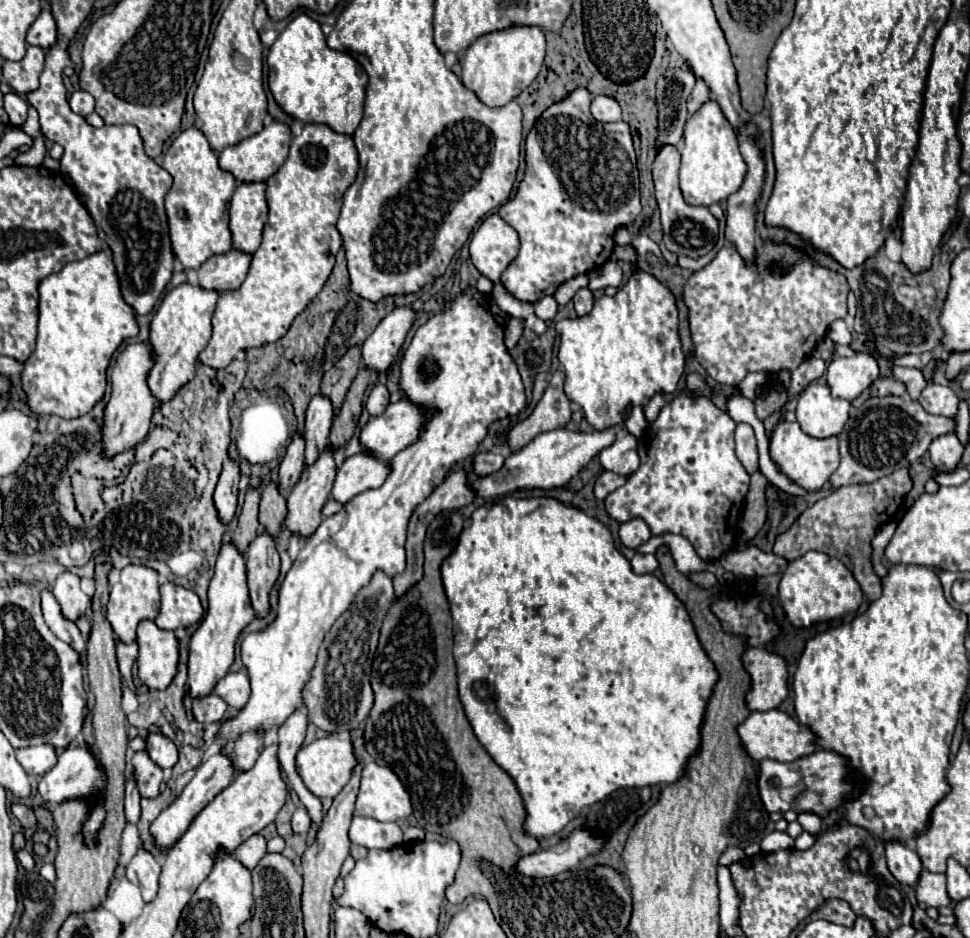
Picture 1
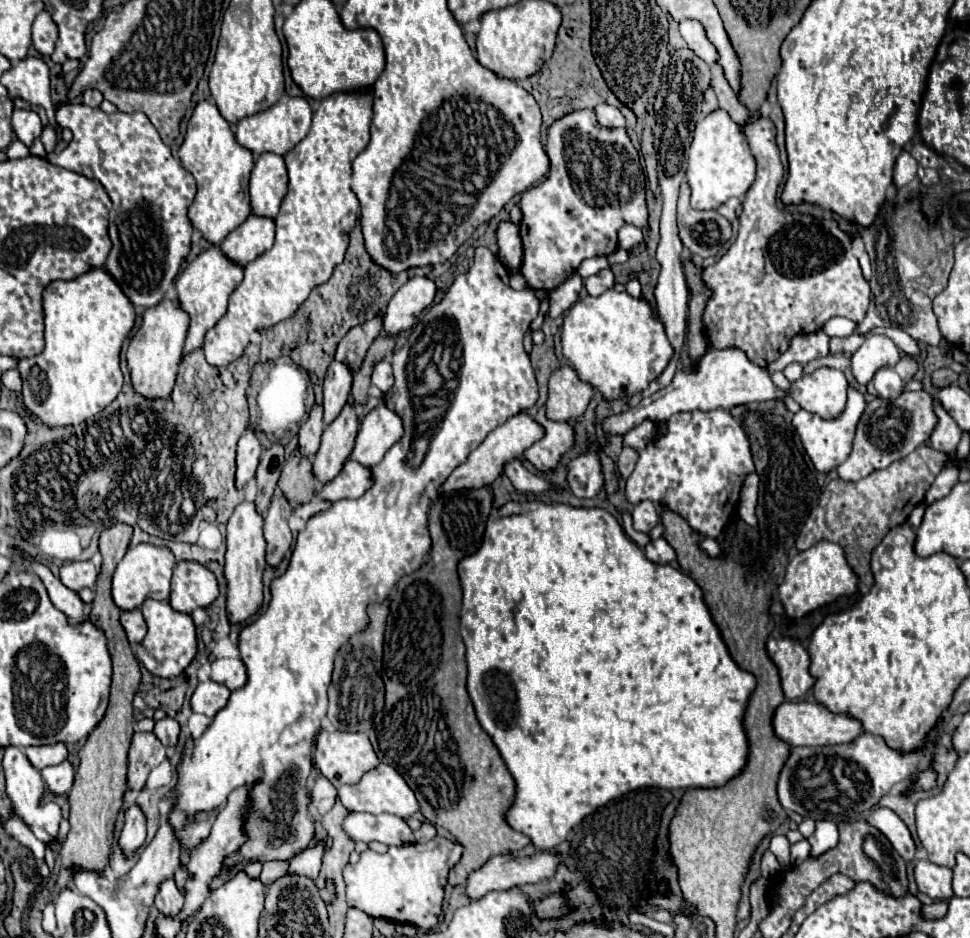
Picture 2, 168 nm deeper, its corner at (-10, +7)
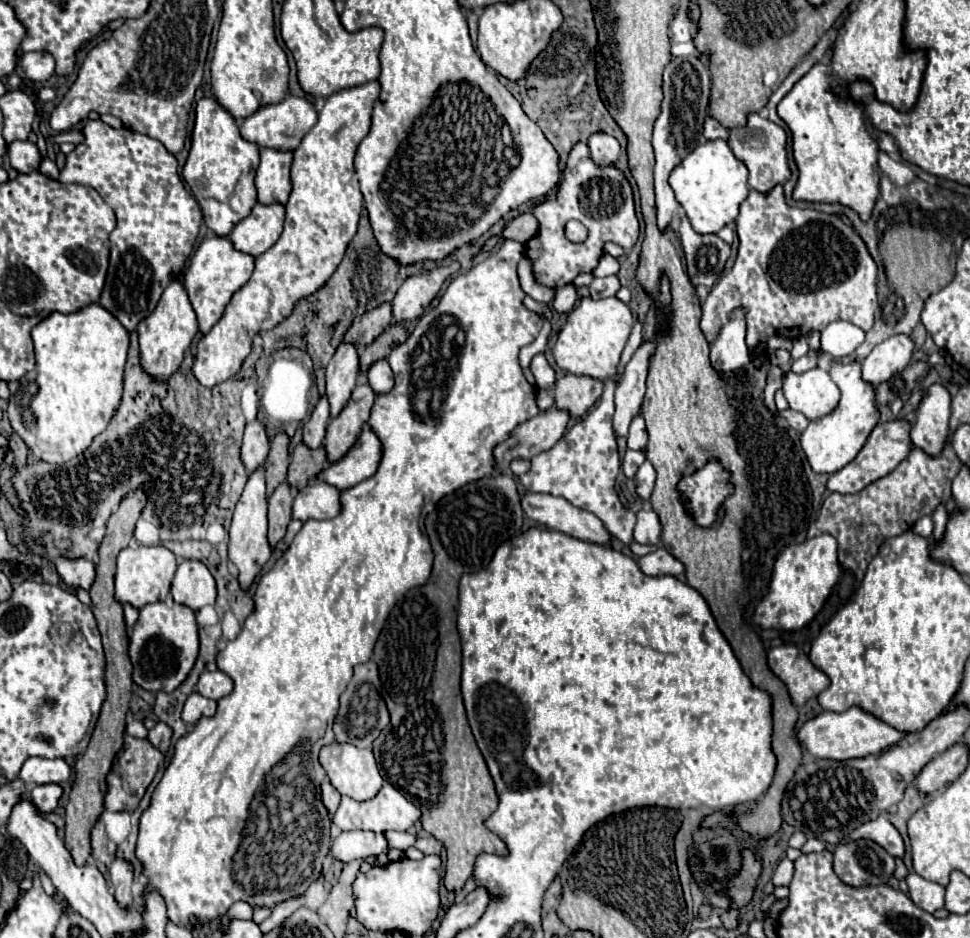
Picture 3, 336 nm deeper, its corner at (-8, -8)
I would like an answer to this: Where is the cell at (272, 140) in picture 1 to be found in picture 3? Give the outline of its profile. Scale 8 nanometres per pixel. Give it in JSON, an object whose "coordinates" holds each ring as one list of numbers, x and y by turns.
{"coordinates":[[287,95,281,103,263,107,257,113,253,113,251,117,247,117,241,123,241,137,259,147,269,147,269,149,277,149,277,151,295,151,315,123,317,123,317,111,315,111,313,103,305,97]]}

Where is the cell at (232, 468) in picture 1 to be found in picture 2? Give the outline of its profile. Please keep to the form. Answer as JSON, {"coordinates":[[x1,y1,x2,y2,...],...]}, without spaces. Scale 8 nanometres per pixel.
{"coordinates":[[249,426,237,444,237,482,235,482,237,488,243,488,247,484,247,480,251,480,255,476,261,452,263,452,263,446,259,442,259,436]]}

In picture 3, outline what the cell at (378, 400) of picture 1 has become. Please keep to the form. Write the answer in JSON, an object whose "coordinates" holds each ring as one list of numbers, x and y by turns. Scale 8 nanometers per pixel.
{"coordinates":[[385,359,373,363,367,371,367,381,375,395,387,395,393,389,393,371]]}

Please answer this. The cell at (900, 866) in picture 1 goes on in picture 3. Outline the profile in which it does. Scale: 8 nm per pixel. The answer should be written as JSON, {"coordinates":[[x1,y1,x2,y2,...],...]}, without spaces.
{"coordinates":[[879,815,873,821,867,821,867,823,859,825,851,833,851,839,871,839,871,841,879,843,893,857,903,859,903,855,905,855,905,845,903,845,903,839,901,839,899,831,883,815]]}

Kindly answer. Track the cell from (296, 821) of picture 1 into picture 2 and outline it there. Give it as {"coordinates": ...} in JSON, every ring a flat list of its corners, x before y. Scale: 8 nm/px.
{"coordinates":[[319,774,315,784,313,784,313,790,311,790,311,806,319,814,325,814,325,812,329,812,333,808,335,798,337,798,337,790,333,788,333,784,325,776]]}

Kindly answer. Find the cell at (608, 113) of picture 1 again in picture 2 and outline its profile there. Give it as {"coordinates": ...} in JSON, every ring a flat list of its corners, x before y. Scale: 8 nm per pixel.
{"coordinates":[[599,104,595,108,595,114,597,114,597,122,603,128,623,128,625,126,625,118,623,118,623,114,615,106]]}

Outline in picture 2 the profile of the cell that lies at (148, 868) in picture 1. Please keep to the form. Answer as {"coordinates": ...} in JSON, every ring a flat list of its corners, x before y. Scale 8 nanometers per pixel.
{"coordinates":[[165,880,165,882,161,884,161,890,159,890,157,898,155,898,157,910,159,910,163,916,177,916,177,914,181,912,181,908,183,908,183,902,185,902,185,900,183,900,181,892,177,890,175,882,173,882,173,880]]}

